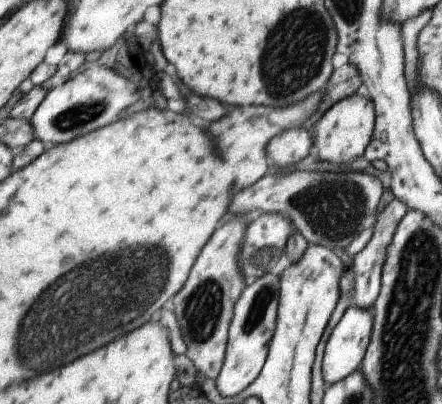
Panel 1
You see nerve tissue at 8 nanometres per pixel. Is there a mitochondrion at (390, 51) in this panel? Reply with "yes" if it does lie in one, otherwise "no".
no

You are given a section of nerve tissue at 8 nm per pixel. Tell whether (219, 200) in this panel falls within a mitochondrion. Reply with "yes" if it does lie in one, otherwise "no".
no

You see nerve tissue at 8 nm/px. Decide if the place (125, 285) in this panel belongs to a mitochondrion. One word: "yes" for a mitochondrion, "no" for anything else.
yes

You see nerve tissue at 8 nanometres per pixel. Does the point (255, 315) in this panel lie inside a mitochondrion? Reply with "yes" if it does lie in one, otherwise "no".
yes

